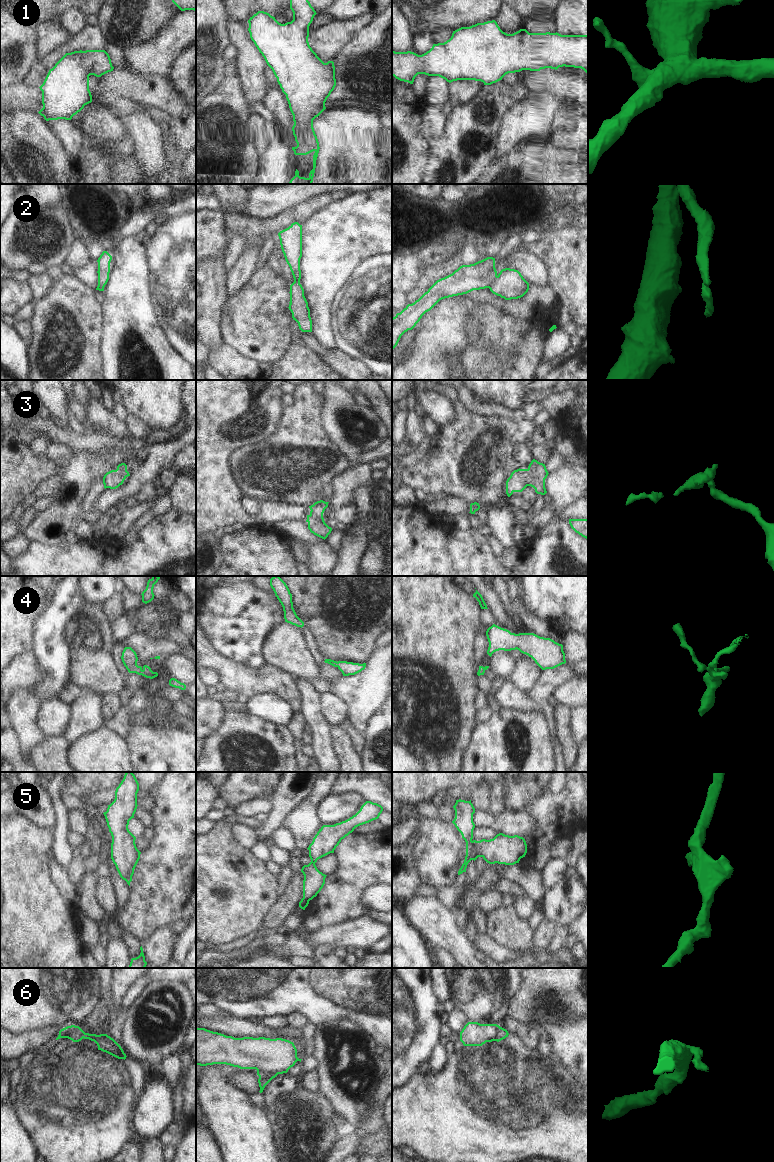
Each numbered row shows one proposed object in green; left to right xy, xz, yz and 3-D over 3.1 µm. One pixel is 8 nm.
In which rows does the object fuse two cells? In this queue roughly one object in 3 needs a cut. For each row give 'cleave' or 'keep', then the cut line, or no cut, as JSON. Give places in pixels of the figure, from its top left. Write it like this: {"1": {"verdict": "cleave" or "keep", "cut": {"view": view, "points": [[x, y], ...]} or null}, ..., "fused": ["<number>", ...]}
{"1": {"verdict": "keep", "cut": null}, "2": {"verdict": "cleave", "cut": {"view": "yz", "points": [[497, 276], [489, 288]]}}, "3": {"verdict": "keep", "cut": null}, "4": {"verdict": "keep", "cut": null}, "5": {"verdict": "keep", "cut": null}, "6": {"verdict": "cleave", "cut": {"view": "xy", "points": [[83, 1031], [71, 1029], [58, 1038]]}}, "fused": ["2", "6"]}

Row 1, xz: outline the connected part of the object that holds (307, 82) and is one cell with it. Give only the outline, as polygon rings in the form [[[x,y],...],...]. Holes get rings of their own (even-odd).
[[[290,0],[290,9],[293,12],[293,20],[285,24],[279,23],[275,17],[264,11],[258,11],[248,20],[250,38],[254,42],[259,52],[264,57],[267,65],[272,69],[277,82],[286,95],[290,111],[293,115],[294,125],[292,127],[293,135],[297,143],[296,147],[292,147],[295,155],[307,155],[315,152],[313,155],[313,169],[309,173],[309,177],[300,177],[299,171],[296,169],[295,176],[290,180],[289,184],[312,184],[316,168],[316,160],[319,153],[319,142],[313,128],[313,120],[318,117],[325,109],[325,102],[336,86],[335,66],[333,61],[324,63],[309,45],[309,26],[317,14],[308,0]]]

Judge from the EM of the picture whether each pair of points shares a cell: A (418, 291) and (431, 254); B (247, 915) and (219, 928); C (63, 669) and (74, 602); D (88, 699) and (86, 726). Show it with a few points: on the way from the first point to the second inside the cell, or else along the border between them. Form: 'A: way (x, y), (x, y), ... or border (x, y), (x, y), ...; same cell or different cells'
A: border (449, 258), (426, 268); different cells
B: way (240, 915), (232, 915), (226, 921); same cell
C: way (56, 652), (57, 619); same cell
D: way (88, 706), (87, 719); same cell

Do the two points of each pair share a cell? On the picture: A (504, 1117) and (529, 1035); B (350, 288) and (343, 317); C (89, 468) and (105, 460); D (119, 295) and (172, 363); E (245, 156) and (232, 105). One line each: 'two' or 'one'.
A: two
B: one
C: one
D: one
E: one

